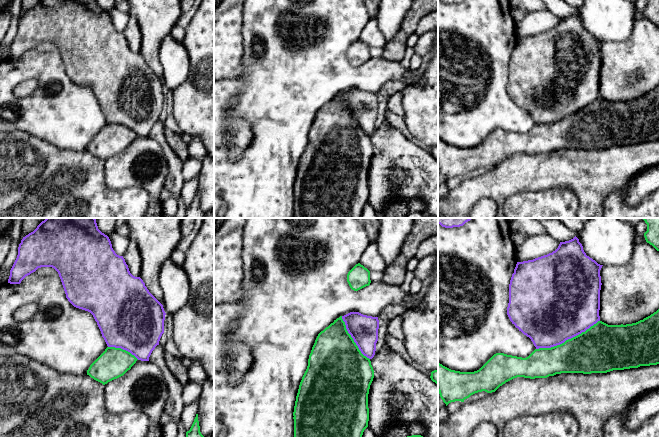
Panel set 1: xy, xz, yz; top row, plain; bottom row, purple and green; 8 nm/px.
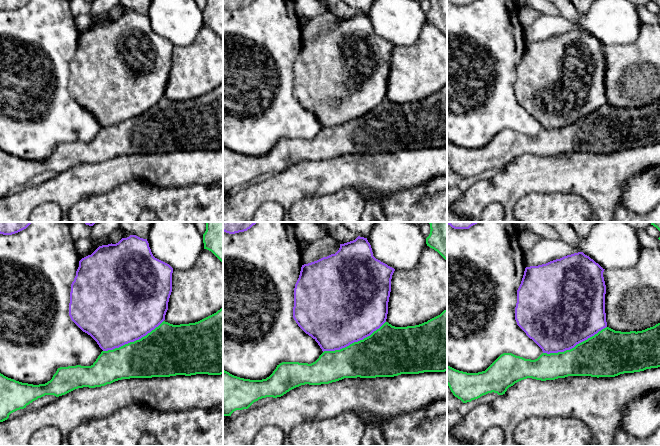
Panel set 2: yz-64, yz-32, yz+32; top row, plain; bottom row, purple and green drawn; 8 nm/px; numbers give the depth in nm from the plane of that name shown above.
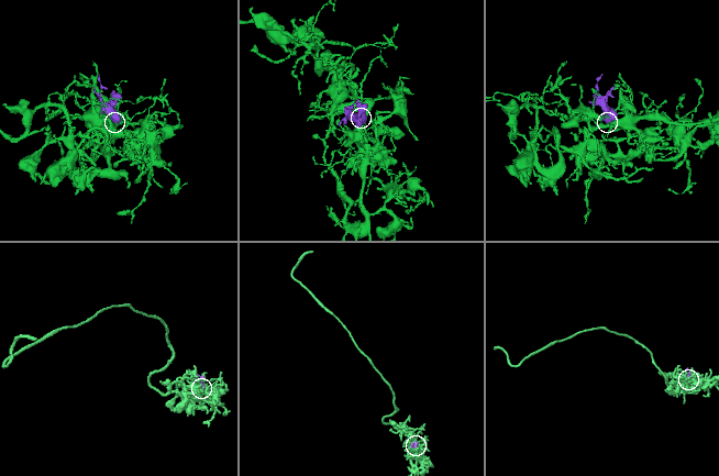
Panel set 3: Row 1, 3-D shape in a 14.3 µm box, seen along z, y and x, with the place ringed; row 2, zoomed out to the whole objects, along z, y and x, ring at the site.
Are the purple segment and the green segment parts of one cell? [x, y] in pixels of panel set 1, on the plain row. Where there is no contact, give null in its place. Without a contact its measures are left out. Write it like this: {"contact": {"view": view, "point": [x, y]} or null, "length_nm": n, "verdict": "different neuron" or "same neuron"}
{"contact": {"view": "yz", "point": [567, 115]}, "length_nm": 550, "verdict": "same neuron"}

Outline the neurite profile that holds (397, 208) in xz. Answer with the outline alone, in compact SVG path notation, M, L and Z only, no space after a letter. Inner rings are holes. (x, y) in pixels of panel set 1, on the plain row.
M392 199L379 218L406 218L408 203L403 199Z

